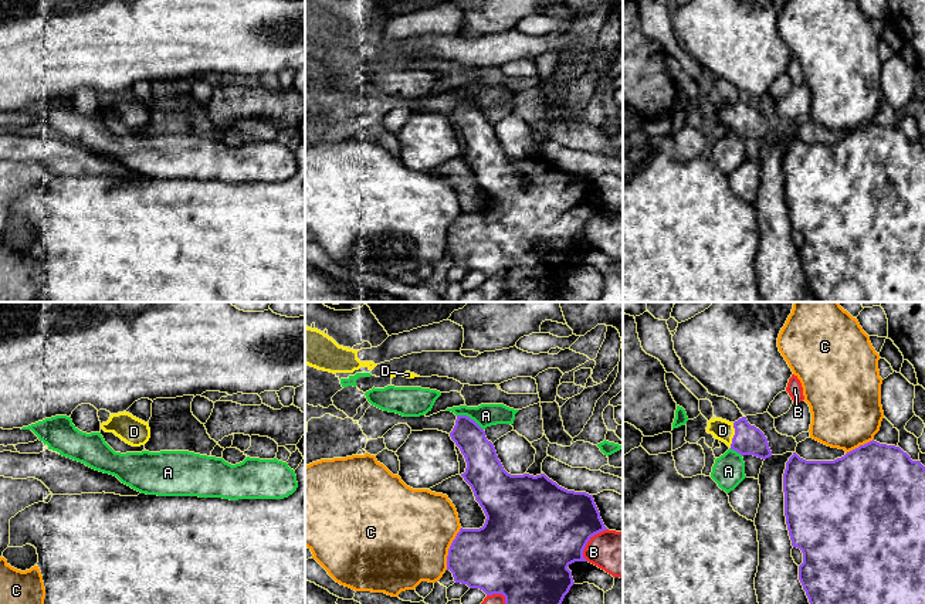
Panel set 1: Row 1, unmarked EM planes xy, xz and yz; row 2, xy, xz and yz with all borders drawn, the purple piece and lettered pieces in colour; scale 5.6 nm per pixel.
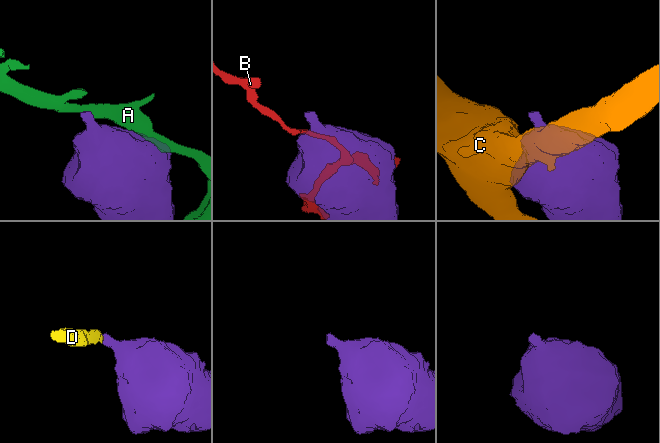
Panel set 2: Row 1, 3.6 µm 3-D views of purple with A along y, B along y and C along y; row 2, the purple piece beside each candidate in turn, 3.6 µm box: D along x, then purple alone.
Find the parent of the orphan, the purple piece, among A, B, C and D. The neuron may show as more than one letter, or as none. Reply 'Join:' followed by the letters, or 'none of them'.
Join: D

